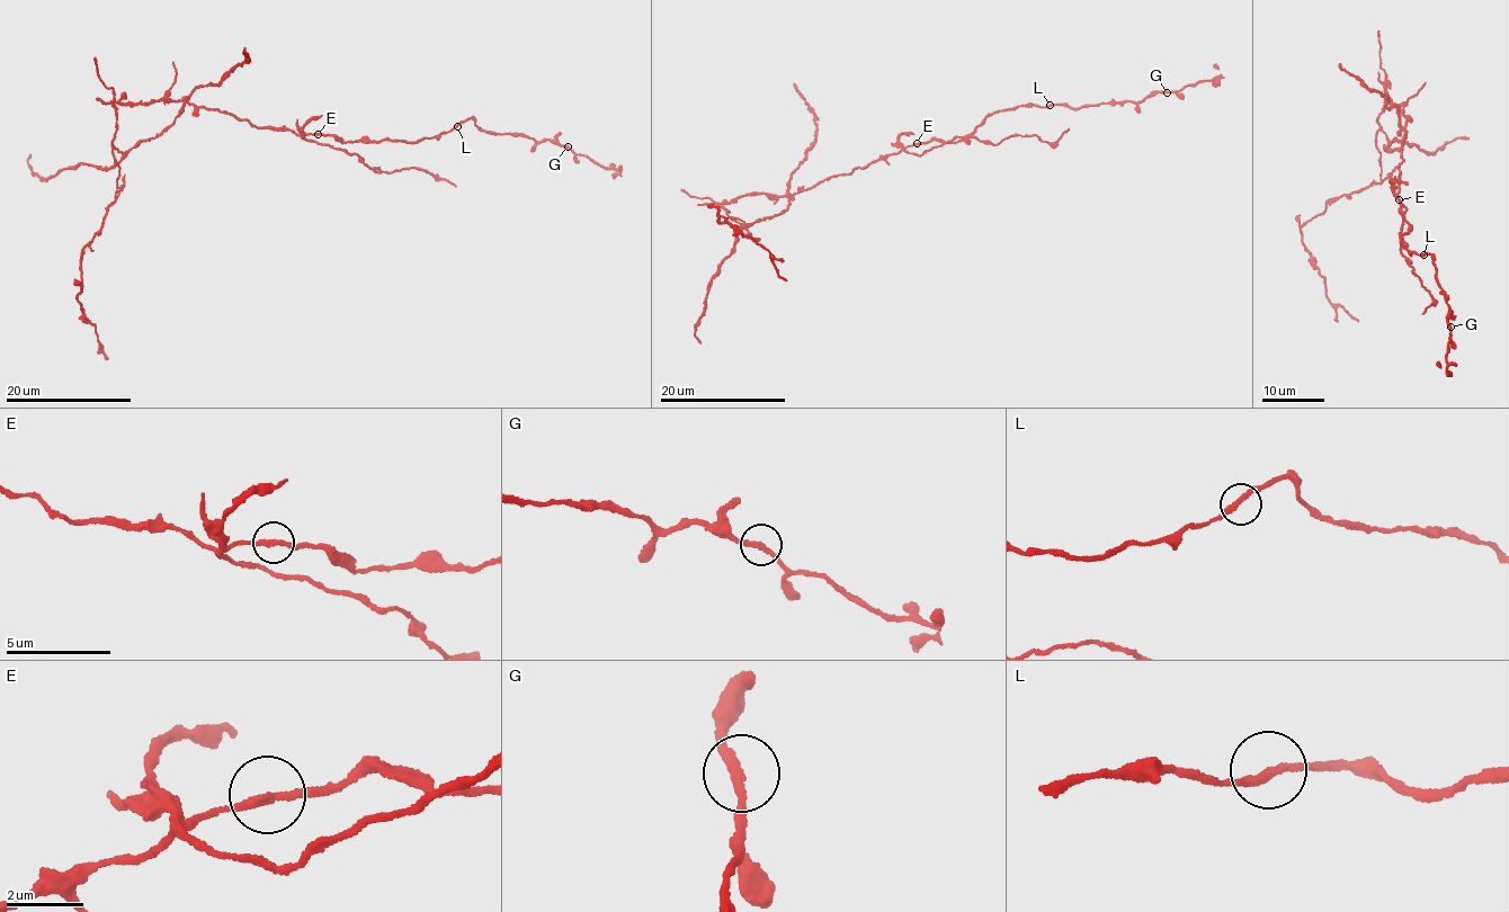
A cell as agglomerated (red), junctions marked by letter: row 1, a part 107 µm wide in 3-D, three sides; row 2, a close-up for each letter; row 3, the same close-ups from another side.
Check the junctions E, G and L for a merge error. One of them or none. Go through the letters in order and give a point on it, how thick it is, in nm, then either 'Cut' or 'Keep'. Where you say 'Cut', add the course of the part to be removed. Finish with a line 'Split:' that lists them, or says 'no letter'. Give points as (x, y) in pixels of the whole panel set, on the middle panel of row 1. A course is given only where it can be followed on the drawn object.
E: Place: (917, 143). Thickness 200 nm. Cut. Course of the part to remove: (917, 143), (789, 195), (758, 193), (720, 204), (752, 238), (719, 221), (717, 208), (764, 248), (787, 280)
G: Place: (1167, 92). Thickness 190 nm. Keep
L: Place: (1050, 105). Thickness 200 nm. Keep
Split: E

